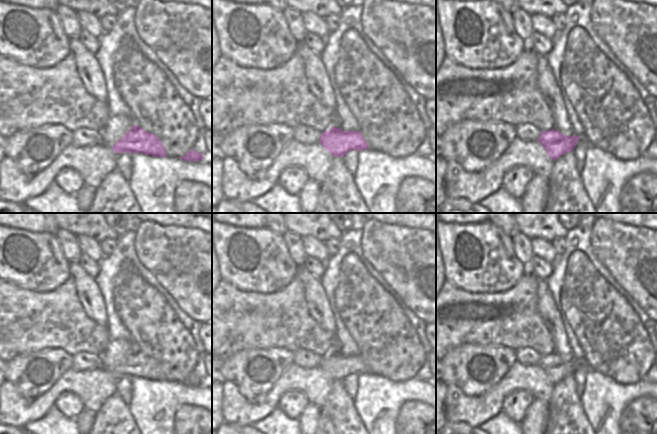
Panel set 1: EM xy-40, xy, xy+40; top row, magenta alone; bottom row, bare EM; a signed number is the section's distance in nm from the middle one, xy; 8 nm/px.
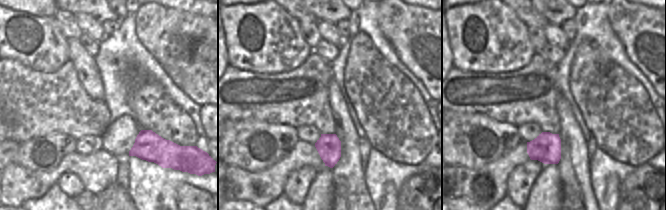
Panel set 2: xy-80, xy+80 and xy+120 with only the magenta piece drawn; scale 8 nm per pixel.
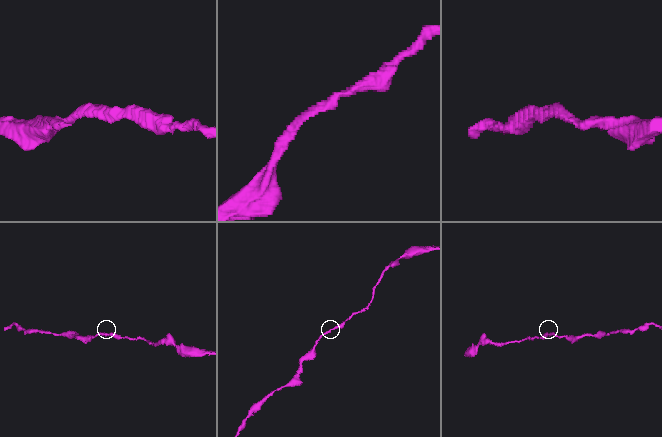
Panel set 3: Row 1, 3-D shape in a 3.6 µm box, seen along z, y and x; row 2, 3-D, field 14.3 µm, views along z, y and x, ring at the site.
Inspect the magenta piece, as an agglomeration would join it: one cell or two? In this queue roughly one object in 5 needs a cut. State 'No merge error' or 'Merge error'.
No merge error

